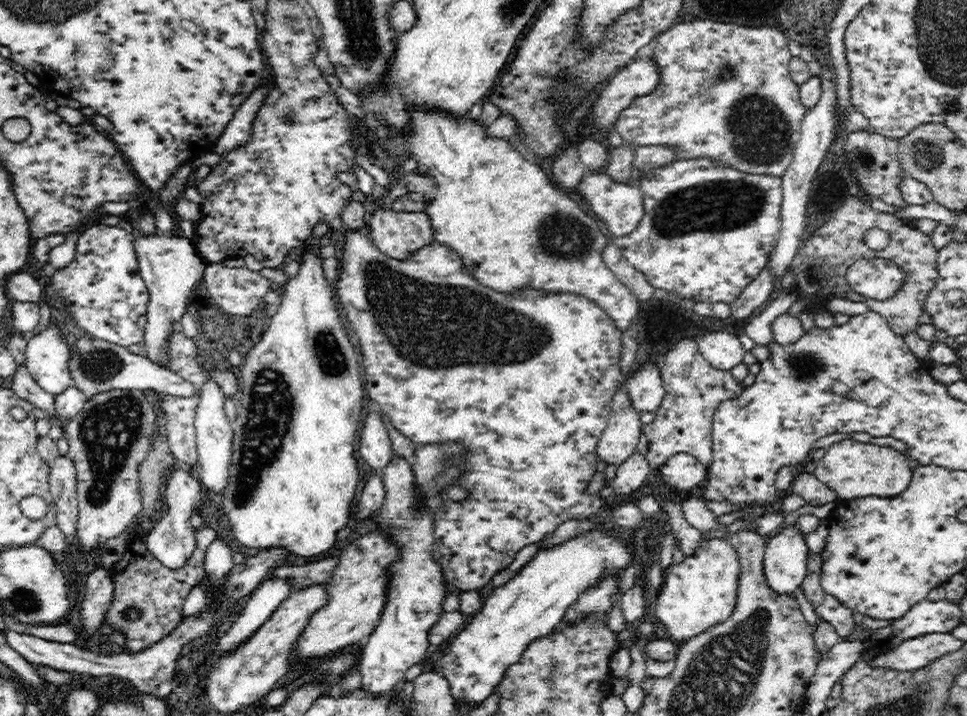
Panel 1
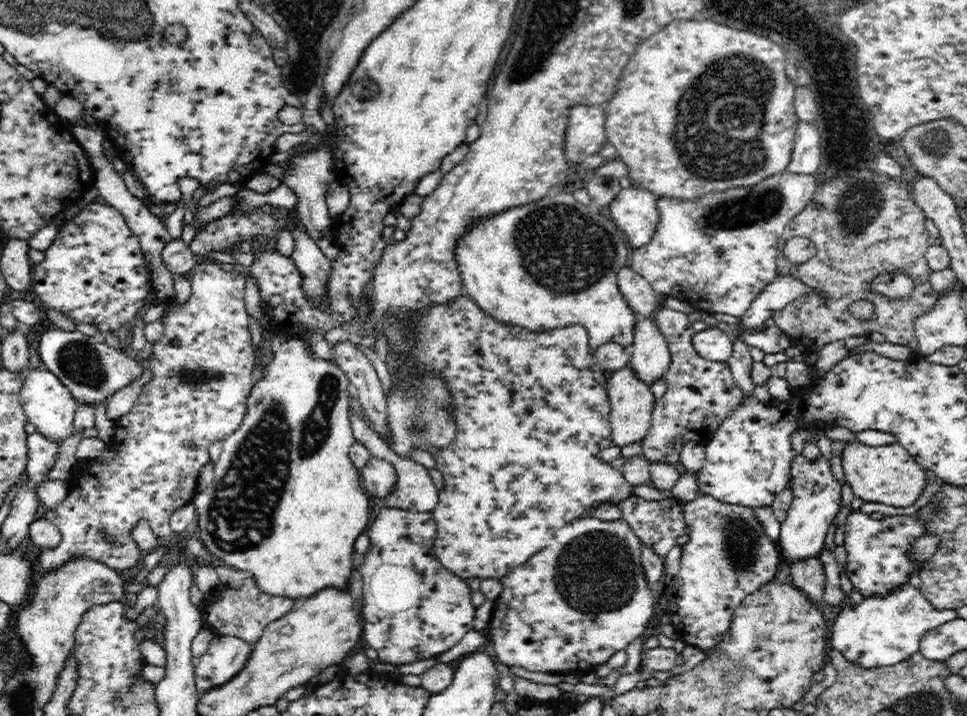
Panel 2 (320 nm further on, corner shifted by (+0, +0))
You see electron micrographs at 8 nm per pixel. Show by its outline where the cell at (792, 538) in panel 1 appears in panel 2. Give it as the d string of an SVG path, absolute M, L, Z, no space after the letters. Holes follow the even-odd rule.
M802 453L795 454L790 466L793 502L786 514L786 520L781 523L780 539L777 541L781 559L786 561L788 566L795 560L818 556L824 548L828 529L840 512L842 500L841 486L834 479L830 461L822 455L818 460L810 461Z

